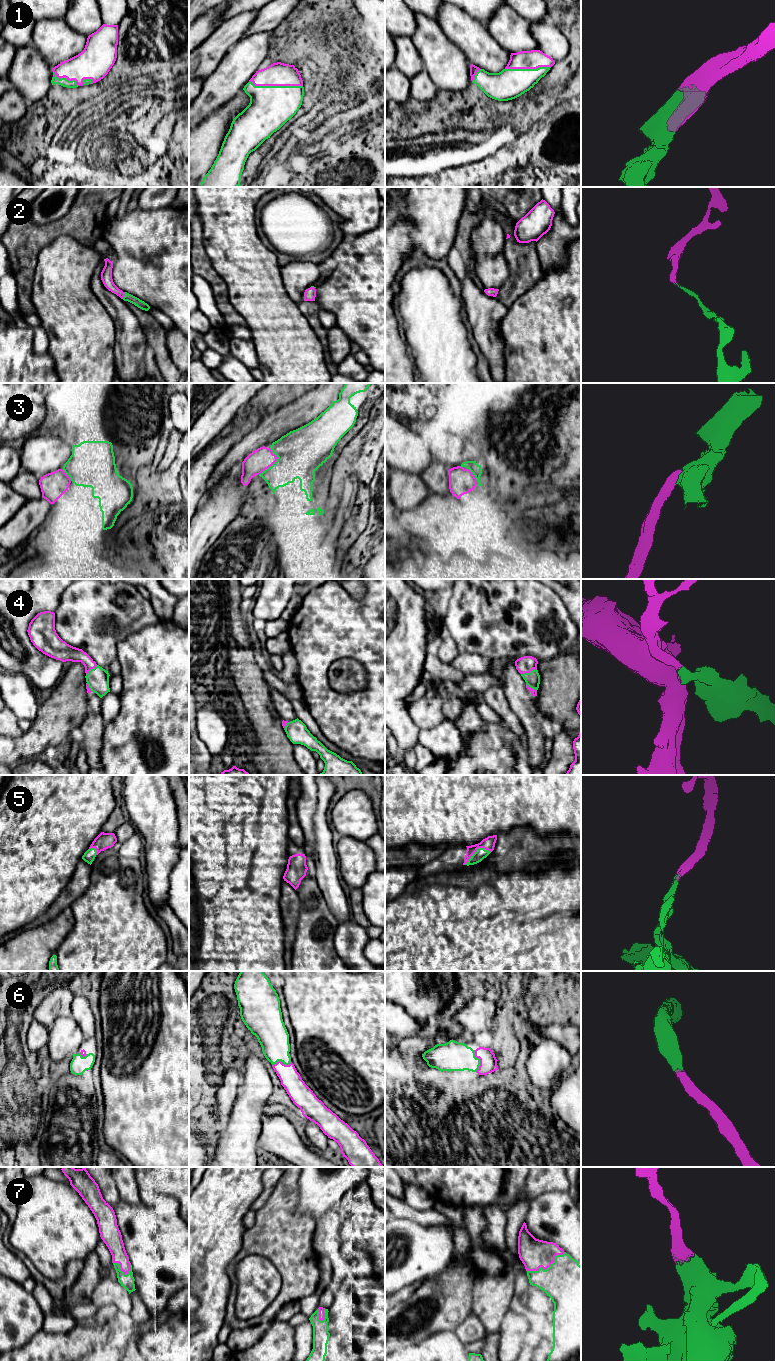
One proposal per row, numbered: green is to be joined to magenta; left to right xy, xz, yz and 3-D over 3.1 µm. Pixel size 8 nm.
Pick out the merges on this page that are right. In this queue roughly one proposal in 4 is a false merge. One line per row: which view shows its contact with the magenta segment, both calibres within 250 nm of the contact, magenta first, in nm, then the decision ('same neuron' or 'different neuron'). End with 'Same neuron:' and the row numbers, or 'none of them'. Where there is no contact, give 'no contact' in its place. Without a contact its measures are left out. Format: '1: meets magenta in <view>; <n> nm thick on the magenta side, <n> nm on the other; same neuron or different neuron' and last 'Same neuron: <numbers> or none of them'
1: meets magenta in xz; 190 nm thick on the magenta side, 340 nm on the other; same neuron
2: meets magenta in xy; 100 nm thick on the magenta side, 70 nm on the other; same neuron
3: meets magenta in xz; 180 nm thick on the magenta side, 380 nm on the other; different neuron
4: meets magenta in yz; 140 nm thick on the magenta side, 120 nm on the other; same neuron
5: meets magenta in yz; 100 nm thick on the magenta side, 90 nm on the other; same neuron
6: meets magenta in yz; 140 nm thick on the magenta side, 240 nm on the other; same neuron
7: meets magenta in yz; 240 nm thick on the magenta side, 380 nm on the other; same neuron
Same neuron: 1, 2, 4, 5, 6, 7

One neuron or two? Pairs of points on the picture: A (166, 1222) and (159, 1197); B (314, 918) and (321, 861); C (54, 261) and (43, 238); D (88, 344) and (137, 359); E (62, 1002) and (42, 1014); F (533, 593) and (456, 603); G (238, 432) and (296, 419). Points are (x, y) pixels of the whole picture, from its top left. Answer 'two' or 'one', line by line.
A: two
B: two
C: two
D: two
E: one
F: one
G: two

